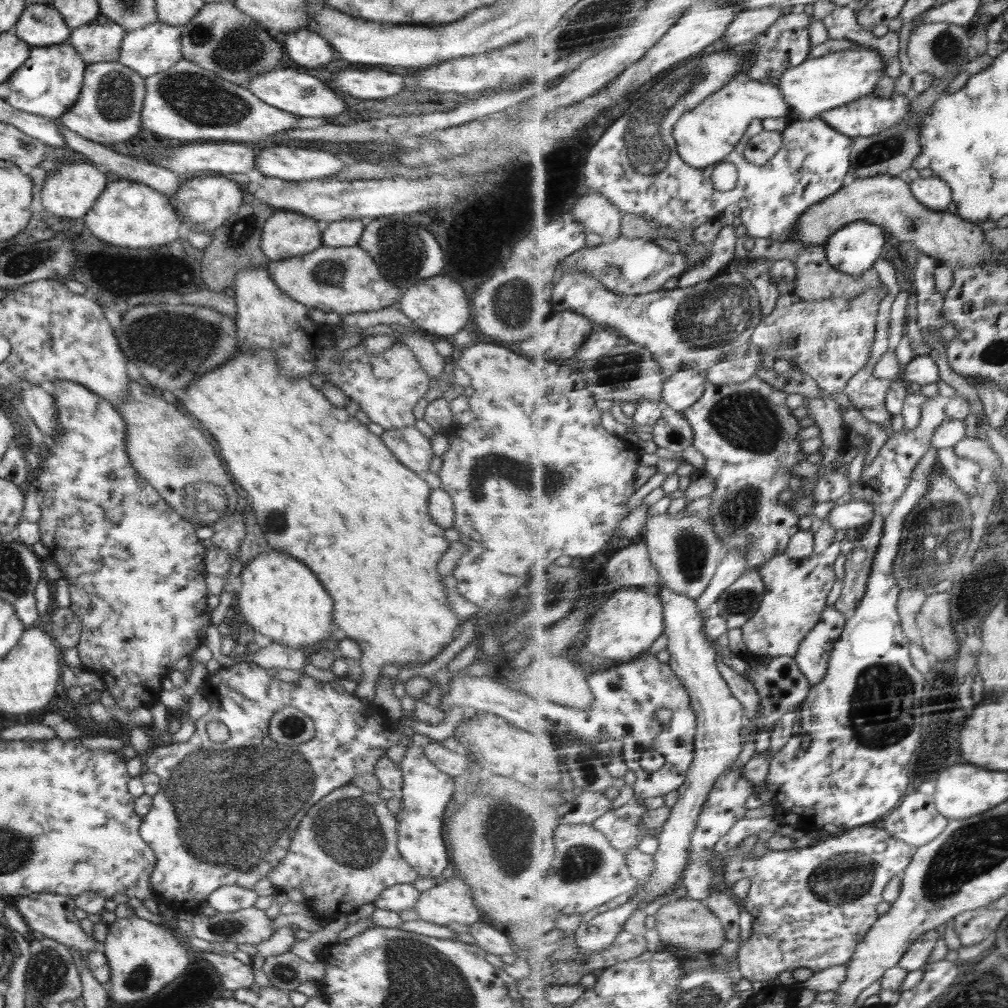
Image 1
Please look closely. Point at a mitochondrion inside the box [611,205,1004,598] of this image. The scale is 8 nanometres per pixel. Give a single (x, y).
(936, 538)

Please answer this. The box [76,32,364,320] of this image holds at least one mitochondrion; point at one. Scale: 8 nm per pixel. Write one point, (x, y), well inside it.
(199, 98)

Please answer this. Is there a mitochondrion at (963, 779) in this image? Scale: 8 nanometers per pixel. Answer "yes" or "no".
no

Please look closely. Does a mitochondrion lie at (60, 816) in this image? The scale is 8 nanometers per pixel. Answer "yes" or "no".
no

